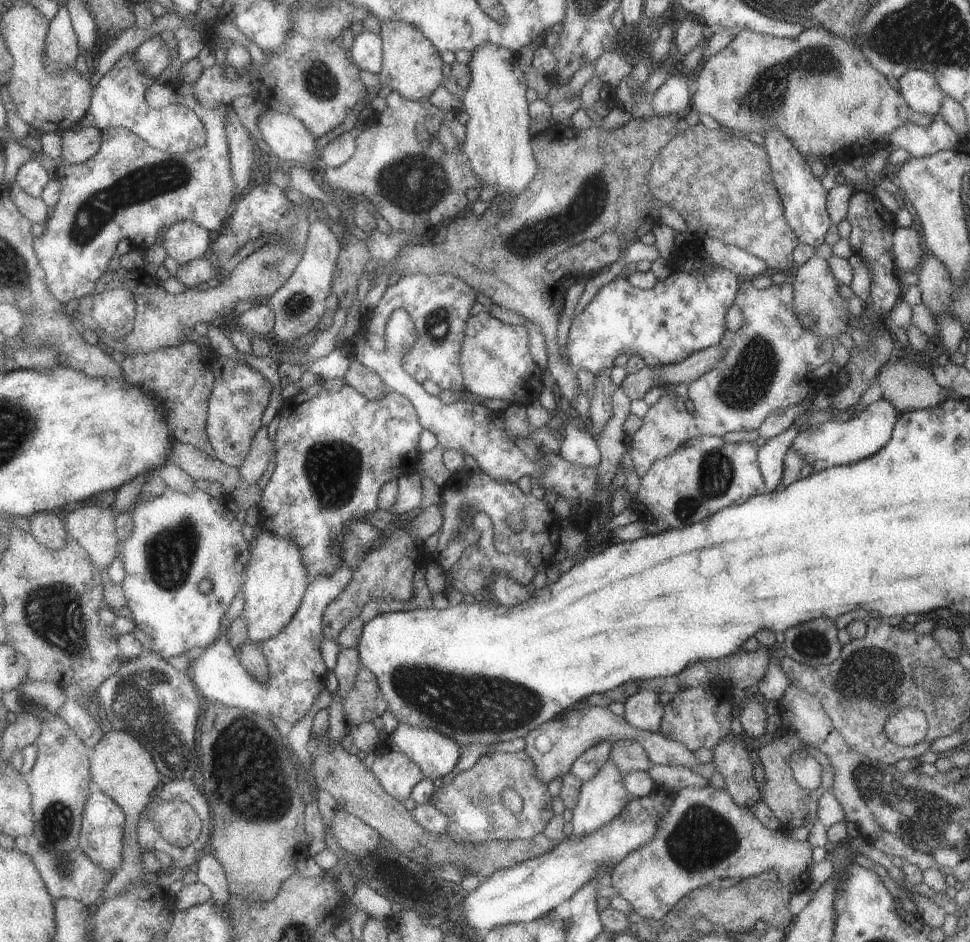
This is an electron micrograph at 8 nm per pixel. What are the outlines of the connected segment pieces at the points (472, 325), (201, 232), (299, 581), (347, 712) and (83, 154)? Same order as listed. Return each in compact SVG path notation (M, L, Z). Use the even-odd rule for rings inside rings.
M490 313L471 316L467 322L467 338L463 342L461 364L465 390L482 399L506 399L510 404L532 404L543 393L545 370L535 362L526 326L505 323Z
M182 221L163 234L163 246L182 266L212 253L211 232L195 222Z
M263 528L253 544L252 560L244 584L244 607L241 615L245 616L249 624L250 640L259 643L281 634L299 611L310 582L311 574L307 570L299 544Z
M366 667L359 670L355 688L343 700L343 711L348 726L373 722L385 714L389 704L381 692L377 676Z
M94 124L62 134L62 158L69 164L88 162L100 150L102 132Z

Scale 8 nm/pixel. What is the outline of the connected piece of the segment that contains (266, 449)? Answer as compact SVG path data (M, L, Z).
M263 426L259 430L258 435L255 438L251 452L243 466L241 466L241 474L244 478L246 486L252 486L259 482L259 478L267 472L269 468L269 462L271 462L271 456L273 452L276 452L276 444L271 442L271 436L269 436L268 426Z

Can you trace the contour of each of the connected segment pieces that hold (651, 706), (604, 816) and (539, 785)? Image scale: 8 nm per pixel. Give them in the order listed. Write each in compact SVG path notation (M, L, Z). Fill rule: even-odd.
M640 690L629 696L623 703L625 722L642 732L659 732L664 706L658 694Z
M608 759L601 767L601 770L597 770L597 776L593 780L582 782L578 805L572 812L574 817L571 822L574 830L571 836L583 838L583 836L595 832L597 828L601 828L603 824L607 824L609 820L619 815L619 812L627 805L629 797L625 792L625 786L623 786L623 775L613 766L613 762Z
M526 749L484 755L474 768L457 774L451 784L438 789L432 802L449 818L449 836L463 844L532 840L547 830L555 815L549 786L537 776L537 764ZM507 788L514 789L522 797L524 808L519 814L508 810L501 800L501 794Z

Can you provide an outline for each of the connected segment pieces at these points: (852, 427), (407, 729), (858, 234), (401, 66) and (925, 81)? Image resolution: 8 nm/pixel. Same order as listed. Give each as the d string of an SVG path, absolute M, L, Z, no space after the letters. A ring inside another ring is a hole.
M880 397L867 406L860 406L846 422L827 421L809 426L794 436L791 450L811 465L817 460L824 460L828 466L852 464L872 456L887 444L898 416L891 402Z
M405 723L398 724L389 740L394 742L401 751L411 756L419 764L426 778L431 780L451 774L457 762L461 761L463 753L459 742L455 742L453 738L433 728L431 730L415 728Z
M854 191L848 198L848 211L846 220L851 226L848 240L853 248L853 253L865 263L870 279L871 302L875 316L883 318L889 314L889 310L896 301L900 299L899 281L895 276L892 237L895 228L894 215L881 205L881 202L874 194L863 191Z
M381 21L380 30L384 42L383 71L380 75L383 86L413 101L431 97L445 80L445 74L443 74L445 64L435 44L419 28L407 22Z
M911 69L898 78L899 94L911 110L921 114L937 115L944 93L931 74Z

